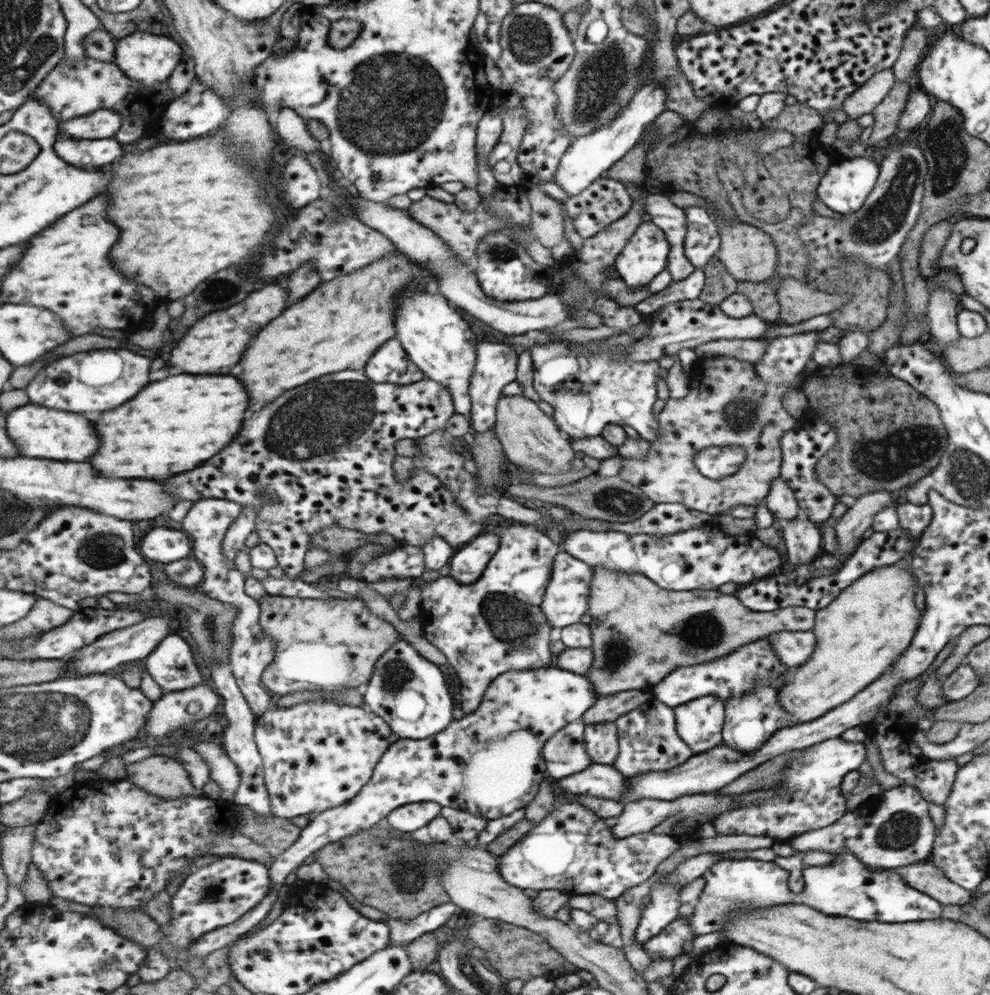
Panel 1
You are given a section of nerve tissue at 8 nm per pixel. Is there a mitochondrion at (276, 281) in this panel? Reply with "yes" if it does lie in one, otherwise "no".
no

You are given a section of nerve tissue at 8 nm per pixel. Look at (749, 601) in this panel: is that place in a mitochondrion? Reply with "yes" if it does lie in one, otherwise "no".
no

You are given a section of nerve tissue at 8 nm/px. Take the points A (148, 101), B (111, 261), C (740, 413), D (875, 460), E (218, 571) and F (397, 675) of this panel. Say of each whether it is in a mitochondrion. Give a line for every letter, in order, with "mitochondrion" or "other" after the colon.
A: other
B: other
C: mitochondrion
D: mitochondrion
E: other
F: mitochondrion

